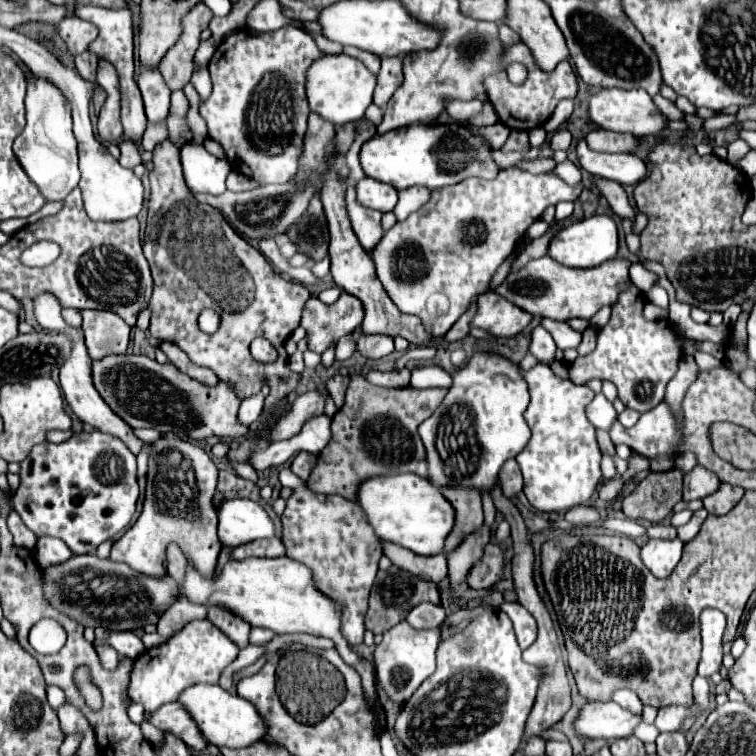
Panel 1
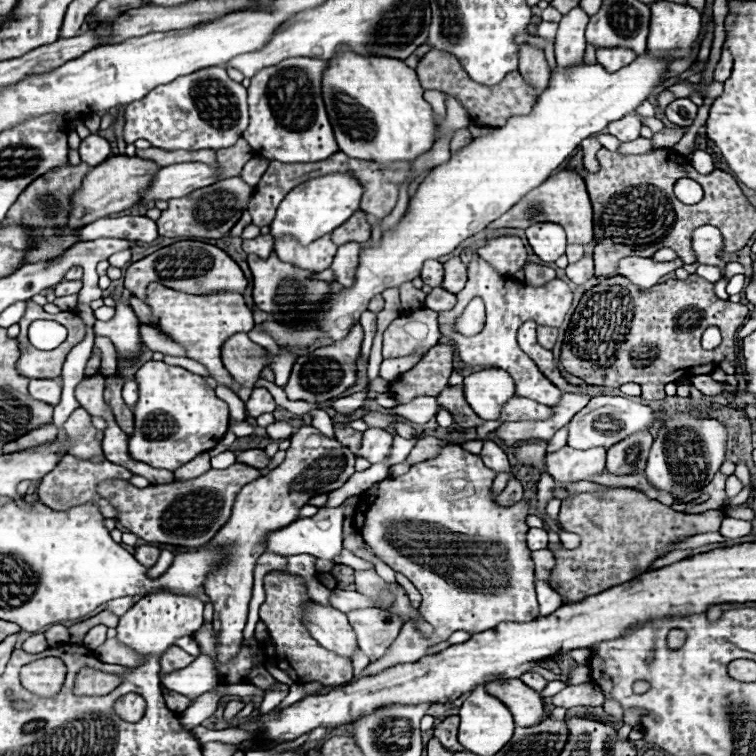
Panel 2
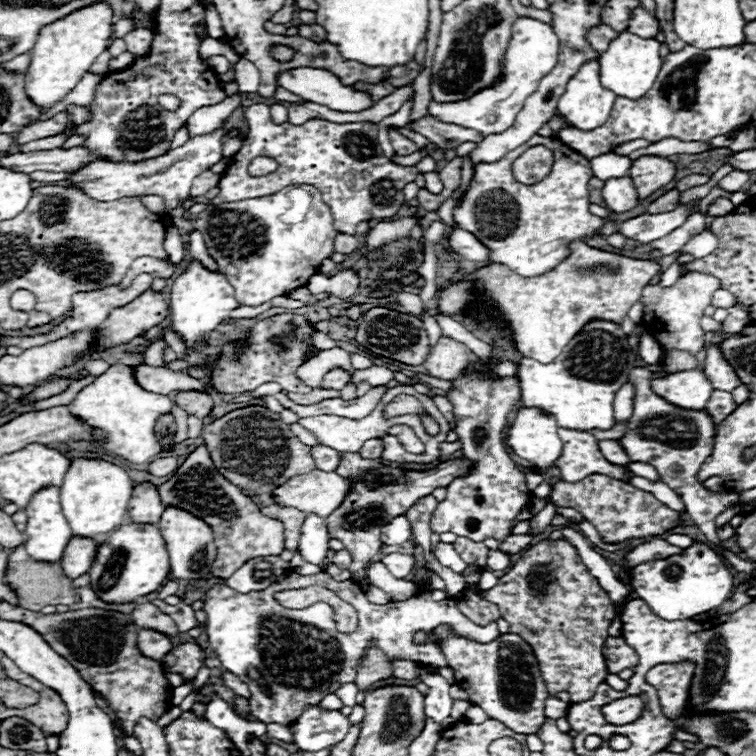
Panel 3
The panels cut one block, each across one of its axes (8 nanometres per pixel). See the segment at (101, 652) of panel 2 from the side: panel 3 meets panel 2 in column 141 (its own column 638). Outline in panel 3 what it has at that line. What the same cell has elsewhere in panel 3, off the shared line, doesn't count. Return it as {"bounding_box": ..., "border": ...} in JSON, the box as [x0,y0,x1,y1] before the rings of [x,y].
{"bounding_box":[602,636,639,674],"border":[[[608,636],[602,644],[602,654],[610,674],[618,674],[624,668],[634,668],[639,661],[636,650],[630,648],[622,636]]]}

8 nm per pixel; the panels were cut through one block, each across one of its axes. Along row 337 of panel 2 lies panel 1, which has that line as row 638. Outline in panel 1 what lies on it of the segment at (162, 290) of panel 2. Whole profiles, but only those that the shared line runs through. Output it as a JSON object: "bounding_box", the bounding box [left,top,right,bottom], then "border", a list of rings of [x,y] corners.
{"bounding_box":[130,618,240,712],"border":[[[208,618],[192,620],[164,644],[142,652],[130,674],[130,700],[144,706],[146,712],[156,712],[160,706],[176,702],[180,694],[194,684],[216,684],[220,672],[238,656],[240,648]]]}

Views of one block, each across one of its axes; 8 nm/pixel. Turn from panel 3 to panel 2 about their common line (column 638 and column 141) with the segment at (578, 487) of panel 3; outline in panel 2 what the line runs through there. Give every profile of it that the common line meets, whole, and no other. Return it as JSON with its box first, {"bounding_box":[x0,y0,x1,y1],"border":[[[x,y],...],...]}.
{"bounding_box":[98,462,260,548],"border":[[[236,462],[226,470],[210,470],[190,482],[172,482],[148,488],[134,488],[128,480],[106,480],[98,484],[98,492],[120,510],[118,522],[138,538],[150,544],[198,548],[208,544],[228,522],[238,490],[260,476],[258,468]]]}

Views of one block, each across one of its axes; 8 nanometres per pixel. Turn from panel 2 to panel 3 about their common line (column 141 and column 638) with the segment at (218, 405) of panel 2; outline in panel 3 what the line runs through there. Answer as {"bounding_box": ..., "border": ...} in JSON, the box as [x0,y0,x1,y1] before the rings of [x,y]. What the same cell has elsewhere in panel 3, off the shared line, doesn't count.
{"bounding_box":[620,368,749,546],"border":[[[636,368],[632,370],[632,378],[628,378],[636,386],[636,400],[634,400],[634,414],[630,418],[626,434],[620,438],[620,444],[624,446],[626,454],[632,462],[646,462],[652,464],[660,480],[668,484],[674,492],[682,496],[688,508],[688,516],[694,520],[694,524],[704,532],[706,540],[712,546],[720,546],[720,538],[716,538],[714,520],[718,514],[726,512],[730,506],[740,506],[740,512],[748,512],[749,502],[741,502],[740,494],[734,491],[710,492],[704,482],[698,480],[700,464],[712,454],[714,448],[714,422],[704,414],[702,410],[680,410],[668,402],[664,402],[660,396],[656,396],[650,388],[650,370],[648,368]]]}

